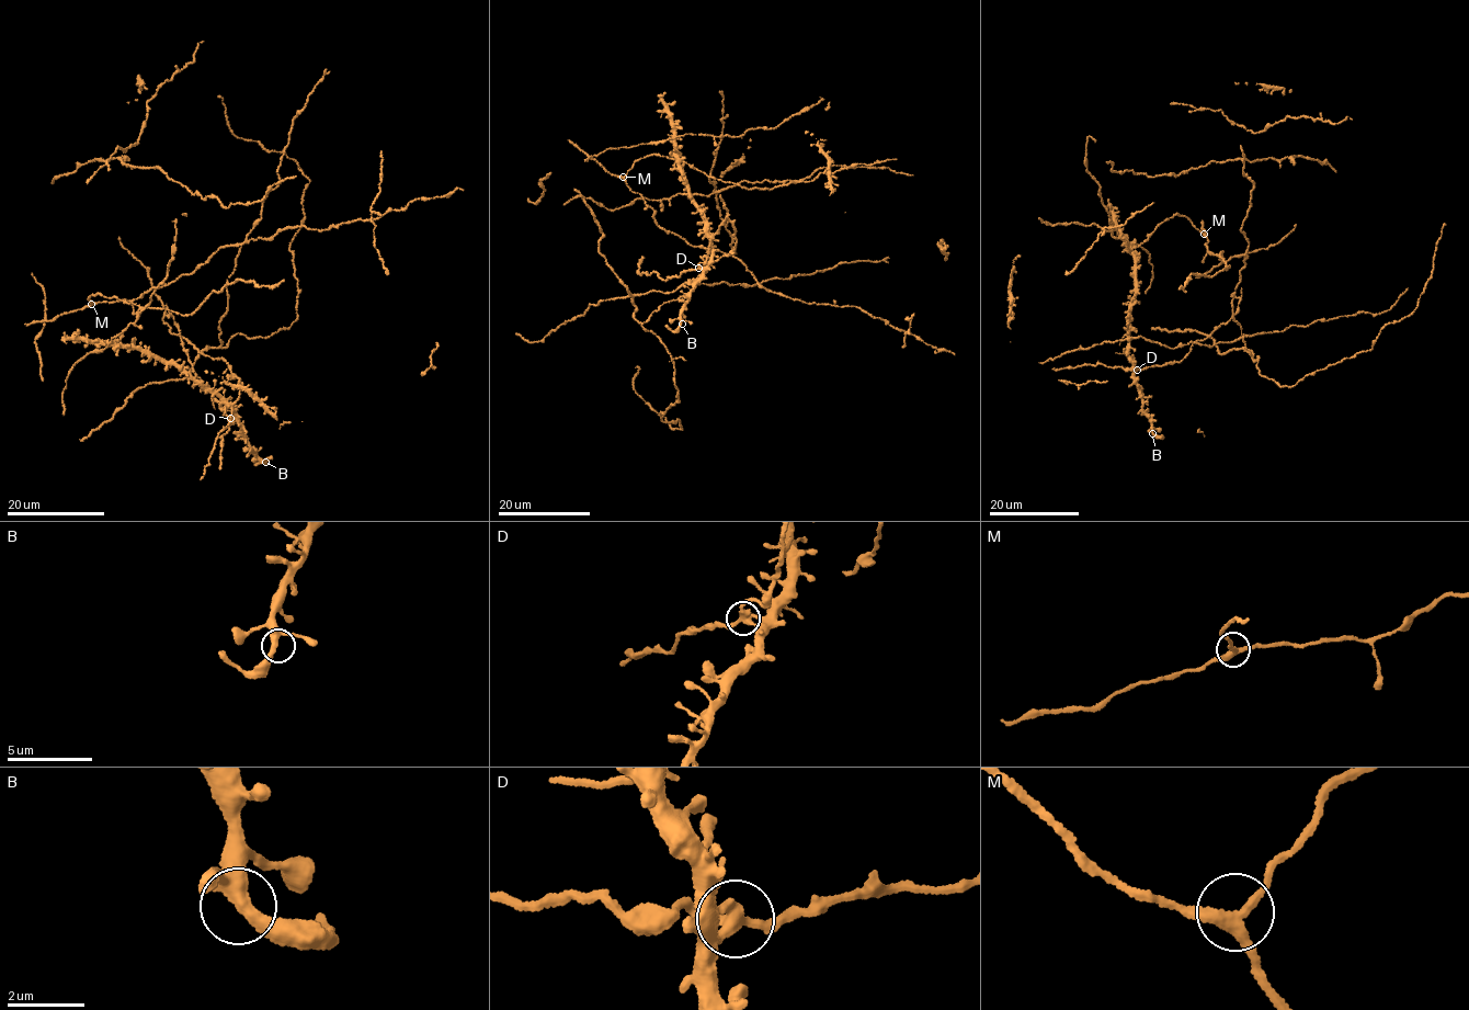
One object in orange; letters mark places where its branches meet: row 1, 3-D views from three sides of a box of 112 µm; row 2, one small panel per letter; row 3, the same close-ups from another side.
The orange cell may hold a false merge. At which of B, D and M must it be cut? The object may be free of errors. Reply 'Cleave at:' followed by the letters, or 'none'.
Cleave at: D

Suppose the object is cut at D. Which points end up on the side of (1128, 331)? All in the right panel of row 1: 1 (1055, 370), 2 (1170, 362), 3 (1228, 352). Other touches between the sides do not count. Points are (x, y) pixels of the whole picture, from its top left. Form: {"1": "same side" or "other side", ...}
{"1": "other side", "2": "other side", "3": "same side"}

